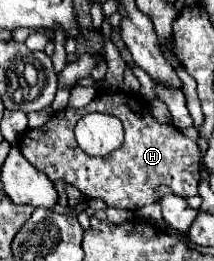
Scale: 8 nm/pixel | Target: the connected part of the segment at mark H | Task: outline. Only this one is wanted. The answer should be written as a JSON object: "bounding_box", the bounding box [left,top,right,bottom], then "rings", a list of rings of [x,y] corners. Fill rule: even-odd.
{"bounding_box":[20,89,198,211],"rings":[[[102,89],[94,101],[82,109],[66,107],[56,111],[46,125],[38,129],[28,129],[20,141],[20,153],[42,173],[48,175],[52,183],[62,181],[64,185],[74,185],[88,199],[102,199],[108,207],[136,211],[144,205],[158,201],[156,187],[166,185],[180,197],[198,195],[198,143],[184,137],[176,127],[158,123],[150,115],[150,103],[134,93]],[[86,113],[106,113],[126,119],[126,141],[104,157],[90,157],[82,153],[74,139],[74,125]]]}

